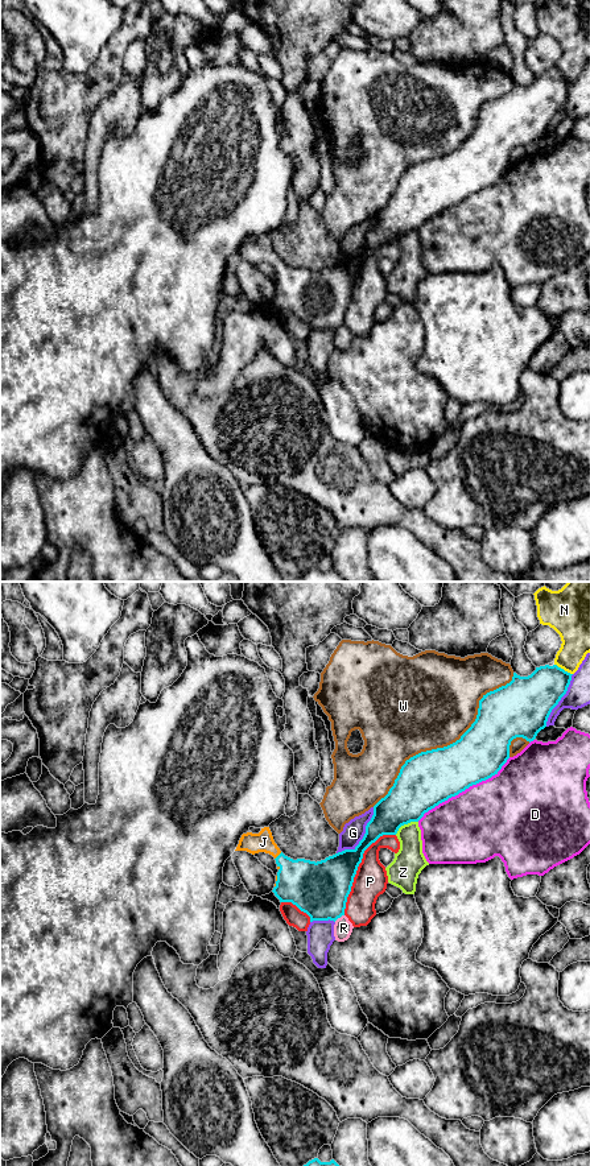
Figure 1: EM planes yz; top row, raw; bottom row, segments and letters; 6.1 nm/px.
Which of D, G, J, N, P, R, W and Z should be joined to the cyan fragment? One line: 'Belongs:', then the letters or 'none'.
Belongs: J

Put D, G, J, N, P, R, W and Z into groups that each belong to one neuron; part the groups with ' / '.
D / G / J / N / P / R / W / Z

